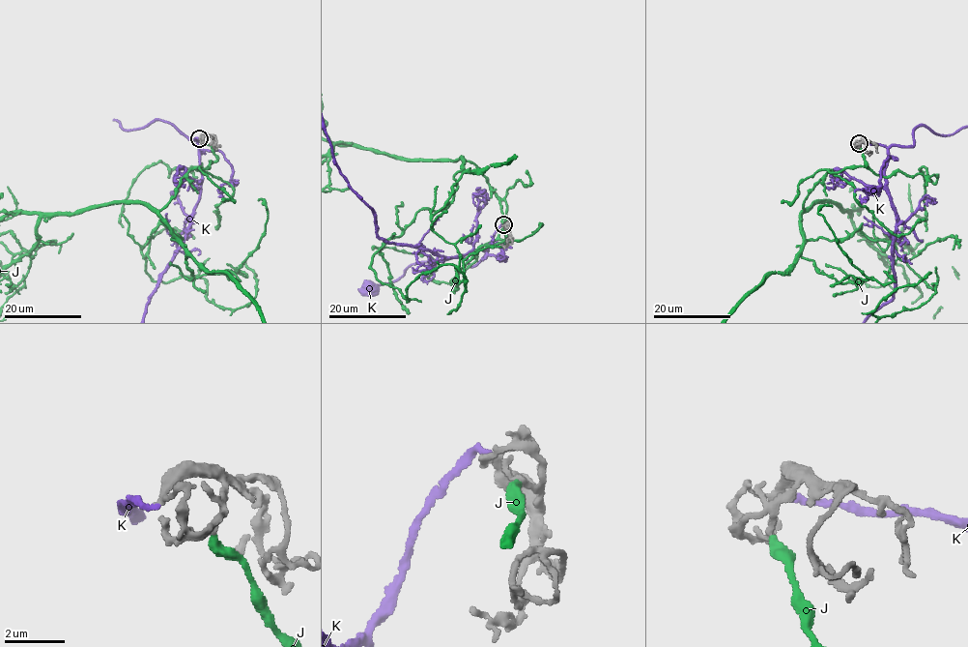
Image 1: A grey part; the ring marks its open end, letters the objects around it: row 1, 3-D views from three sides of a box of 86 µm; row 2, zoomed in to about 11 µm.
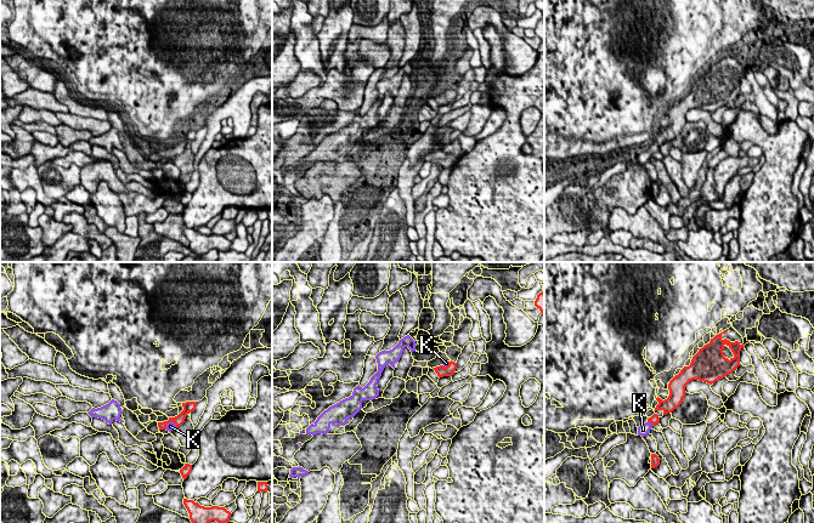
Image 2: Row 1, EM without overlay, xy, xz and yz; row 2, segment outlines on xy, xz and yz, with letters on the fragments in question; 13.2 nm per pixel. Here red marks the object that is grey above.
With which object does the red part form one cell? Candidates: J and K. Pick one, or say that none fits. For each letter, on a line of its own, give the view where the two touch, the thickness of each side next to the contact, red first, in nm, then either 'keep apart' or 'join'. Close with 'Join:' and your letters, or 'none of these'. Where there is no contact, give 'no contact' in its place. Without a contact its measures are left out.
J: no contact; keep apart
K: contact in yz; calibres 120 and 140 nm; join
Join: K

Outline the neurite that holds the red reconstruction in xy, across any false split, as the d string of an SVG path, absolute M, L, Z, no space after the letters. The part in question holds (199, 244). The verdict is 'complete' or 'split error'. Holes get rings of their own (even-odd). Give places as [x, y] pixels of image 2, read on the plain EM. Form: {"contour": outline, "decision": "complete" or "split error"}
{"contour": "M183 227L183 233L190 241L191 250L197 255L197 257L207 254L211 249L216 249L217 251L228 251L232 243L225 235L204 235L193 228Z", "decision": "complete"}

